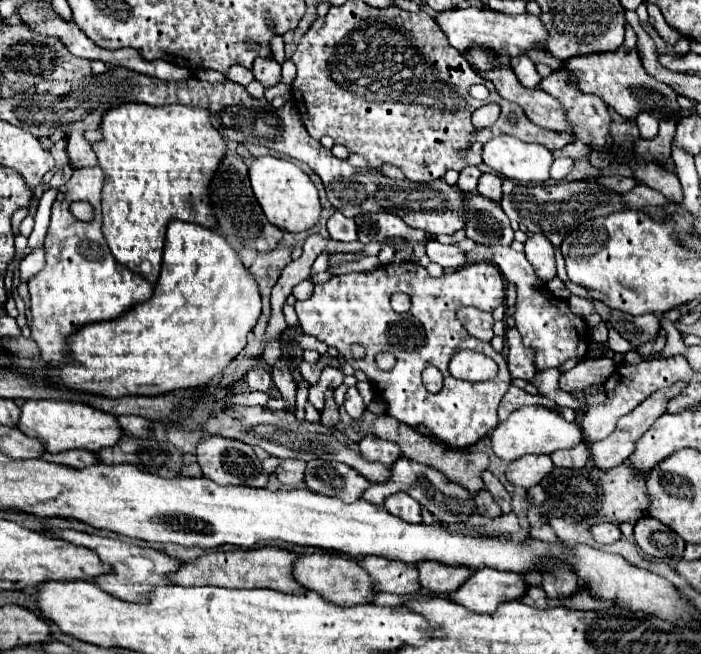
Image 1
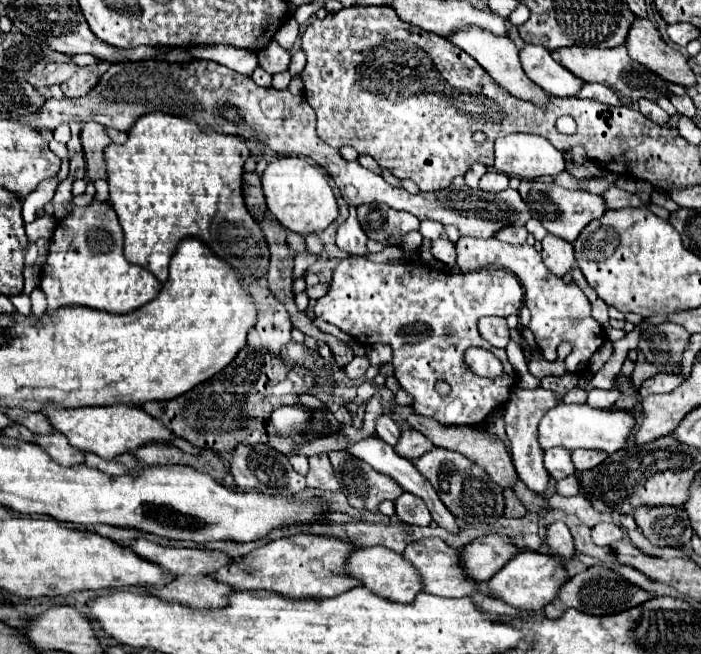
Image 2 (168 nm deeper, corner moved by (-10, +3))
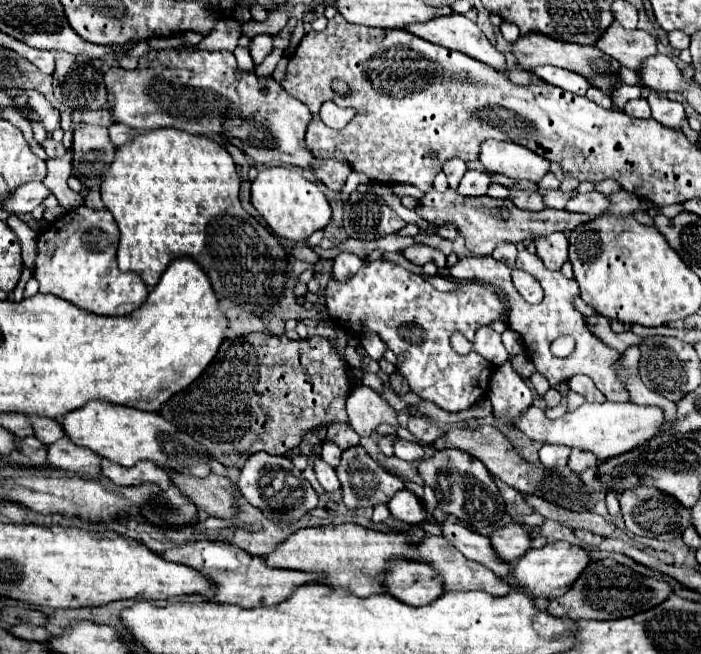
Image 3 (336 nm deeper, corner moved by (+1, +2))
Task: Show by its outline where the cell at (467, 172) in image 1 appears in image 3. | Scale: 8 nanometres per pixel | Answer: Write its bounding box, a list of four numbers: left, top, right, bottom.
[442,158,466,190]

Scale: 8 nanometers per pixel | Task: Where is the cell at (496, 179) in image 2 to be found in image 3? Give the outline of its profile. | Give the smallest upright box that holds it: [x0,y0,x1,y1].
[456,170,490,196]

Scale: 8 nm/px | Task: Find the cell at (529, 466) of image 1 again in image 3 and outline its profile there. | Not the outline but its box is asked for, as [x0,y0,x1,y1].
[540,444,570,468]

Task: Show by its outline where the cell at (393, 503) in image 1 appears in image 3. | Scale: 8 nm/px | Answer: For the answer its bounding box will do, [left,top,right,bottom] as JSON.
[388,490,426,524]

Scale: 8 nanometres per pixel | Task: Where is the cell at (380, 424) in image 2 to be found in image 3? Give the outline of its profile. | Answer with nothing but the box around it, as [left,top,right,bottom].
[394,438,426,462]

